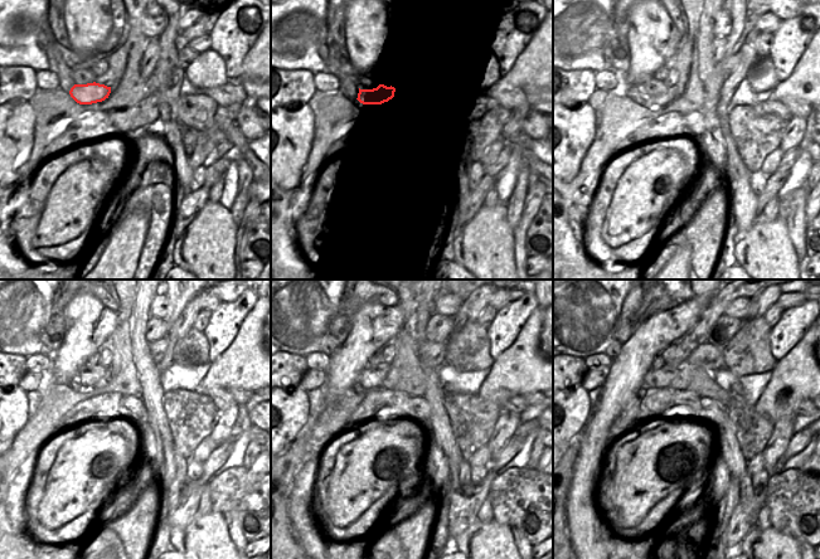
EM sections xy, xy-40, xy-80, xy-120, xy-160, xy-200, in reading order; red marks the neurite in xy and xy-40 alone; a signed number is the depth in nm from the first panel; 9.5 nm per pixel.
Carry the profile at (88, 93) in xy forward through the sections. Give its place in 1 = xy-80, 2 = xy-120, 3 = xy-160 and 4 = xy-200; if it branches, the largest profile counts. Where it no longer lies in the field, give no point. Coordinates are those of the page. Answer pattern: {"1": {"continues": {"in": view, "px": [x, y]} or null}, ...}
{"1": {"continues": {"in": "xy-80", "px": [670, 93]}}, "2": {"continues": {"in": "xy-120", "px": [106, 379]}}, "3": {"continues": {"in": "xy-160", "px": [389, 382]}}, "4": {"continues": {"in": "xy-200", "px": [682, 382]}}}

